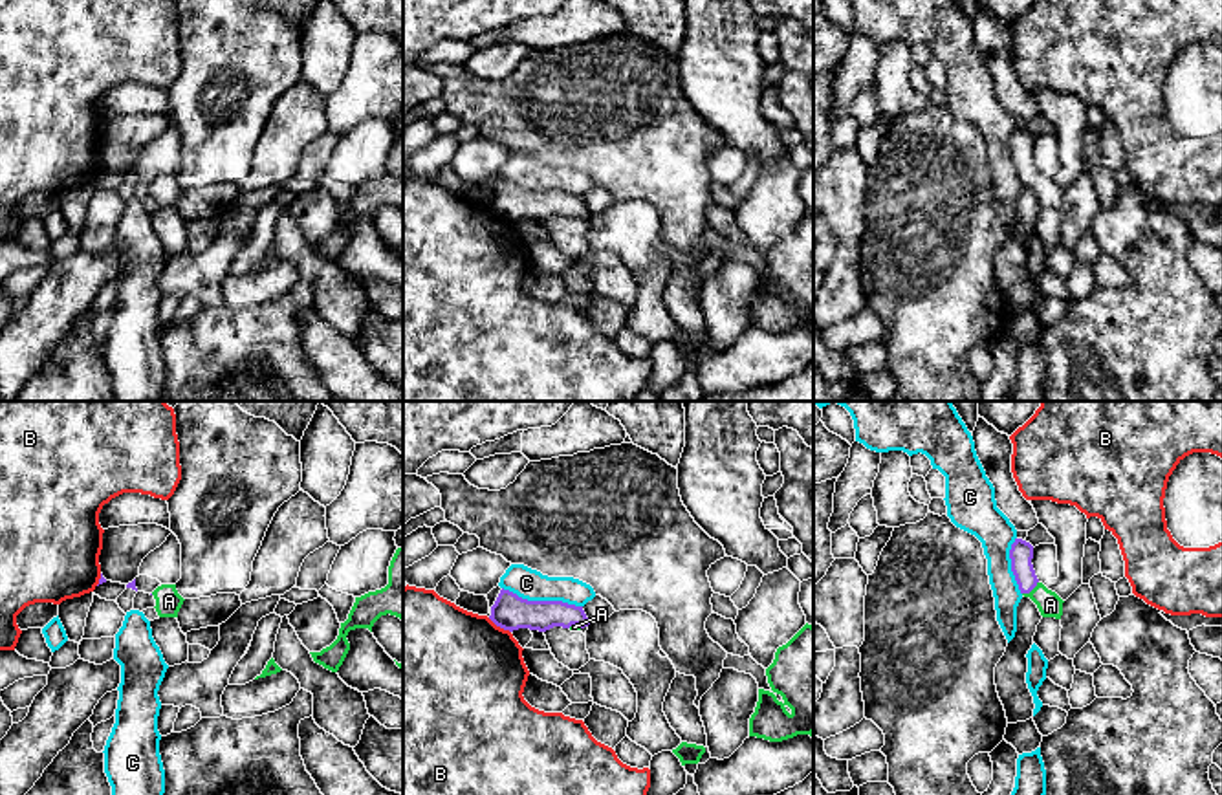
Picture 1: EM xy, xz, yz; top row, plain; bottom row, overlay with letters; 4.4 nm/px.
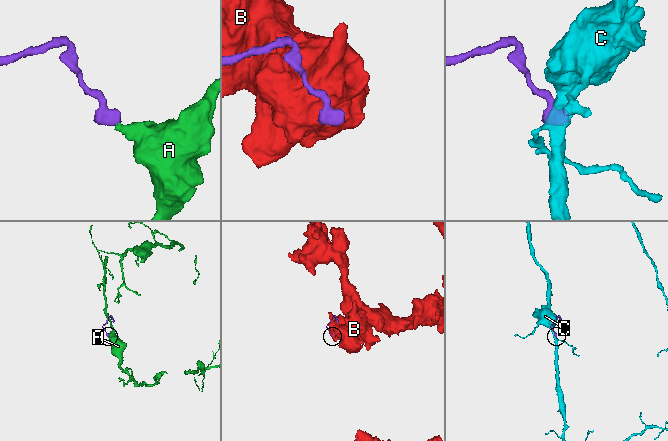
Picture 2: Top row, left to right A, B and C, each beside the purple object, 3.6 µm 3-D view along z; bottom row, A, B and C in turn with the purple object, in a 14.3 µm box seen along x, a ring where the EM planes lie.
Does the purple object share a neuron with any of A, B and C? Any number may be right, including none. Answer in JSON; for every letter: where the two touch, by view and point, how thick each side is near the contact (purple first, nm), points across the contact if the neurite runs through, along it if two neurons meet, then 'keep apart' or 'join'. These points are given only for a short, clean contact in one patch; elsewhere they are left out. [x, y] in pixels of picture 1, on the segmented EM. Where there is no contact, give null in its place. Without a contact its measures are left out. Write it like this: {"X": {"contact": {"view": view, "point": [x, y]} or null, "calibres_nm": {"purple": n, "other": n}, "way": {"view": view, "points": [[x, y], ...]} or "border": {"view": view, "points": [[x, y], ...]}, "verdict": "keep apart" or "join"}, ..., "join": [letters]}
{"A": {"contact": {"view": "yz", "point": [1030, 590]}, "calibres_nm": {"purple": 110, "other": 110}, "way": {"view": "yz", "points": [[1021, 554], [1021, 566], [1030, 590], [1050, 605]]}, "verdict": "join"}, "B": {"contact": {"view": "xz", "point": [499, 625]}, "calibres_nm": {"purple": 160, "other": 480}, "border": {"view": "xz", "points": [[488, 618], [510, 632]]}, "verdict": "keep apart"}, "C": {"contact": {"view": "xz", "point": [543, 601]}, "calibres_nm": {"purple": 160, "other": 140}, "verdict": "keep apart"}, "join": ["A"]}

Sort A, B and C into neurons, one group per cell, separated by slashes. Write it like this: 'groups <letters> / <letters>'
groups A / B / C

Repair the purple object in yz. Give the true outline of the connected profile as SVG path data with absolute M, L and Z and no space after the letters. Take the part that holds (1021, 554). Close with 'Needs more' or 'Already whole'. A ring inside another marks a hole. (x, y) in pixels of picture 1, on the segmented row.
M1015 539L1009 559L1020 594L1037 604L1042 617L1061 619L1064 601L1037 579L1031 564L1033 546L1022 539Z. Needs more

